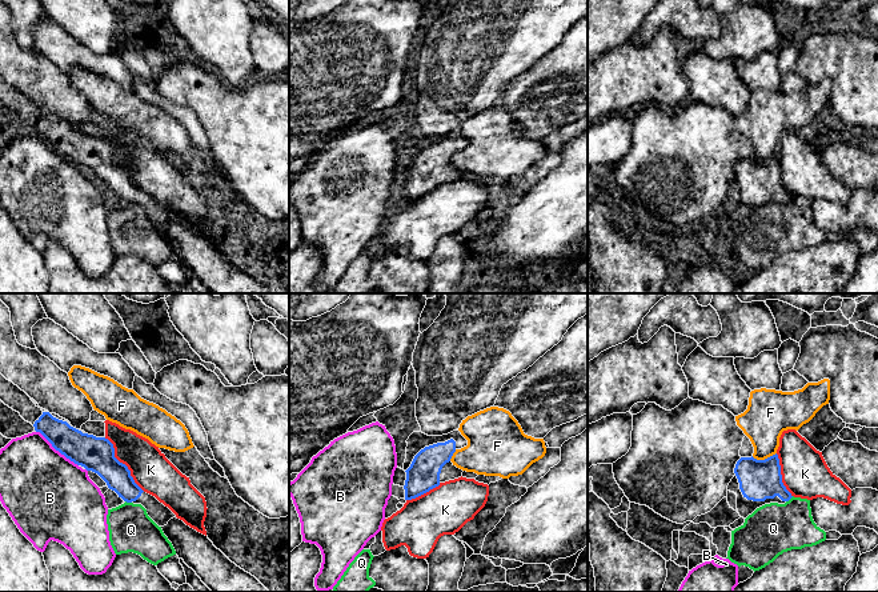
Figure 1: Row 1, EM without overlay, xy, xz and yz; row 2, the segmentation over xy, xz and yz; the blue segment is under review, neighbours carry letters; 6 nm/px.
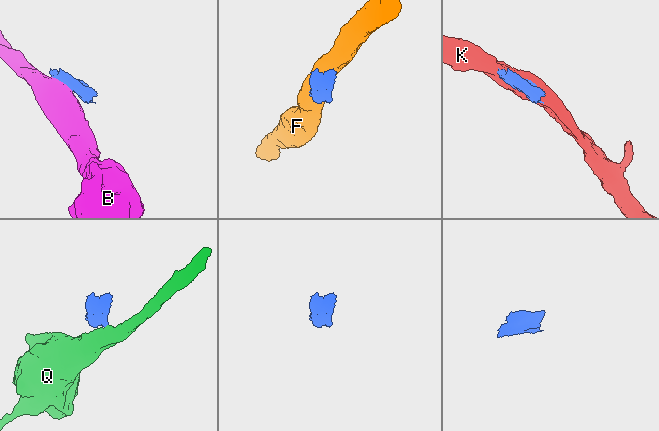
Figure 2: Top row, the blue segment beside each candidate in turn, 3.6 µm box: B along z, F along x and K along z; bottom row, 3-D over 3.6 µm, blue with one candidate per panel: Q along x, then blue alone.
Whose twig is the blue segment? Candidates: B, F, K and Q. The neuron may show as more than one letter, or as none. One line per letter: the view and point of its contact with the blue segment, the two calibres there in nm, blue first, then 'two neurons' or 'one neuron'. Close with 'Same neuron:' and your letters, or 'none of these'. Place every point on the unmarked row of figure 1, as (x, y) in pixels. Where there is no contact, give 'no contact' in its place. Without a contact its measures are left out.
B: contact xy (57, 151); calibres 200 and 480 nm; two neurons
F: contact yz (765, 160); calibres 240 and 260 nm; two neurons
K: contact xy (121, 164); calibres 200 and 240 nm; two neurons
Q: contact yz (789, 200); calibres 240 and 300 nm; two neurons
Same neuron: none of these

